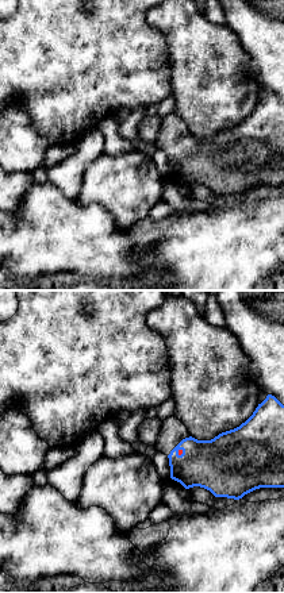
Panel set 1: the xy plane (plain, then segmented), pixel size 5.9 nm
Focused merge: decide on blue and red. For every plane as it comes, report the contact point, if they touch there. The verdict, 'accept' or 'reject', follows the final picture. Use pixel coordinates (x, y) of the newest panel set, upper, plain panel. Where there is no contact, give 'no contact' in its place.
(183, 150)

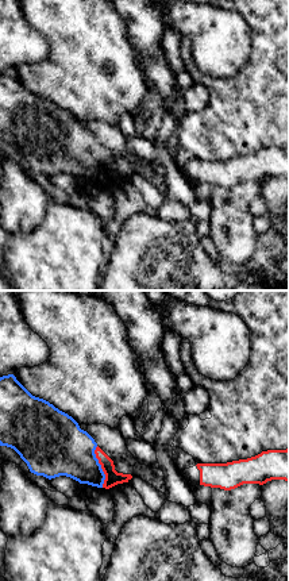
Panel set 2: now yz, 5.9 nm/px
(100, 164)

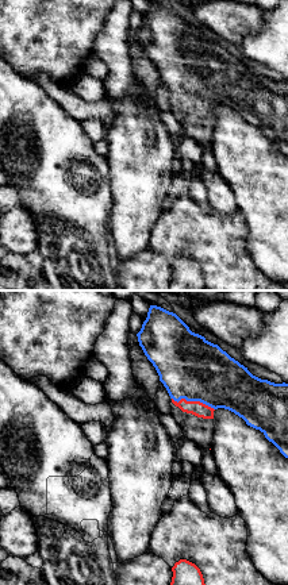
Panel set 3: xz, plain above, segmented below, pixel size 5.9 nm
(194, 97)

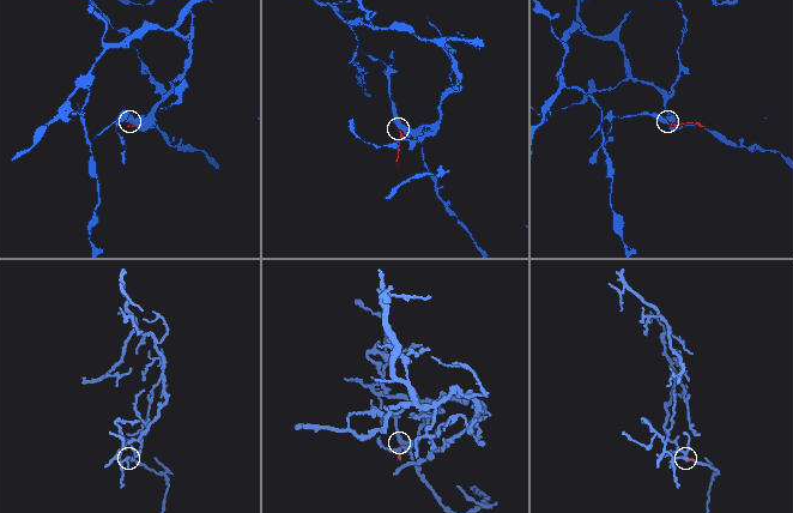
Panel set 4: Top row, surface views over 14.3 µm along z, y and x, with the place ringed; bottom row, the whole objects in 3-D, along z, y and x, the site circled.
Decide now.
accept

